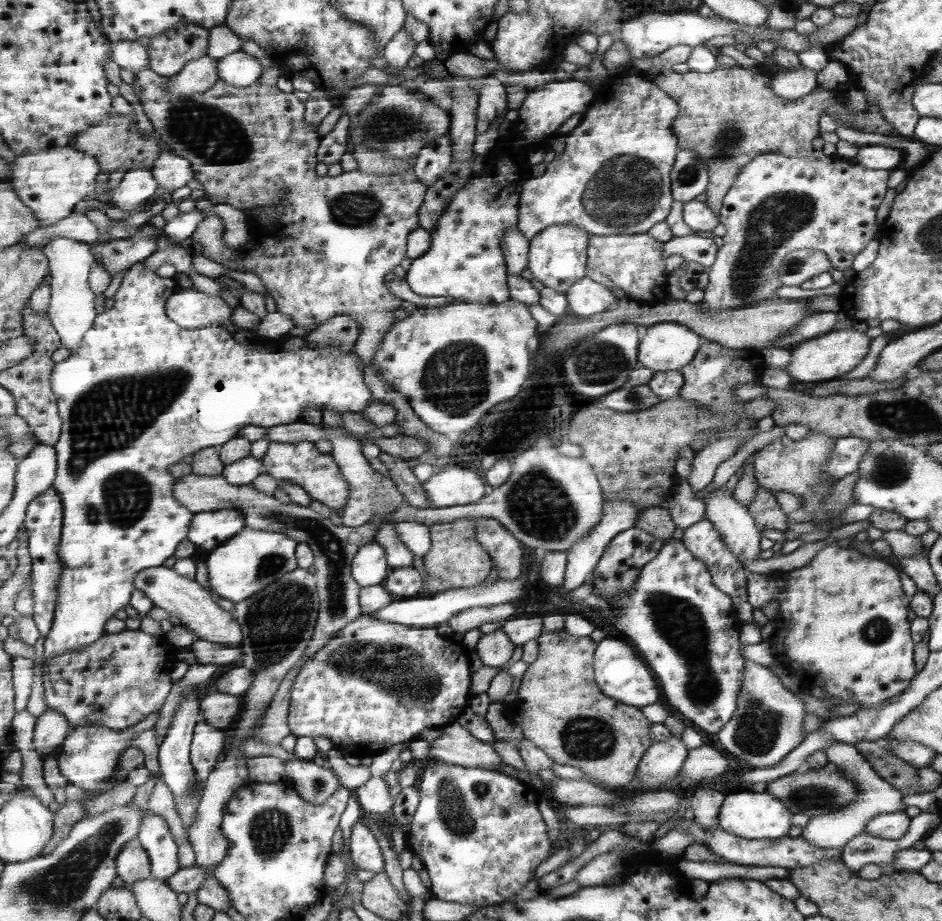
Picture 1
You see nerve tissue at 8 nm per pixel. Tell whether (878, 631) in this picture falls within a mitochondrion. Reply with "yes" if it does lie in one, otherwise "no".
yes

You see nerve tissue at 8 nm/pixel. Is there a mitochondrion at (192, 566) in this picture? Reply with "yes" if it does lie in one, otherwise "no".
no

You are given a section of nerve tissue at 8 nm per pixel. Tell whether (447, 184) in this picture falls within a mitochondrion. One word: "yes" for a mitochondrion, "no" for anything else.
no

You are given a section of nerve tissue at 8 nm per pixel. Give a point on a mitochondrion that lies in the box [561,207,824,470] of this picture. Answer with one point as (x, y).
(793, 265)

